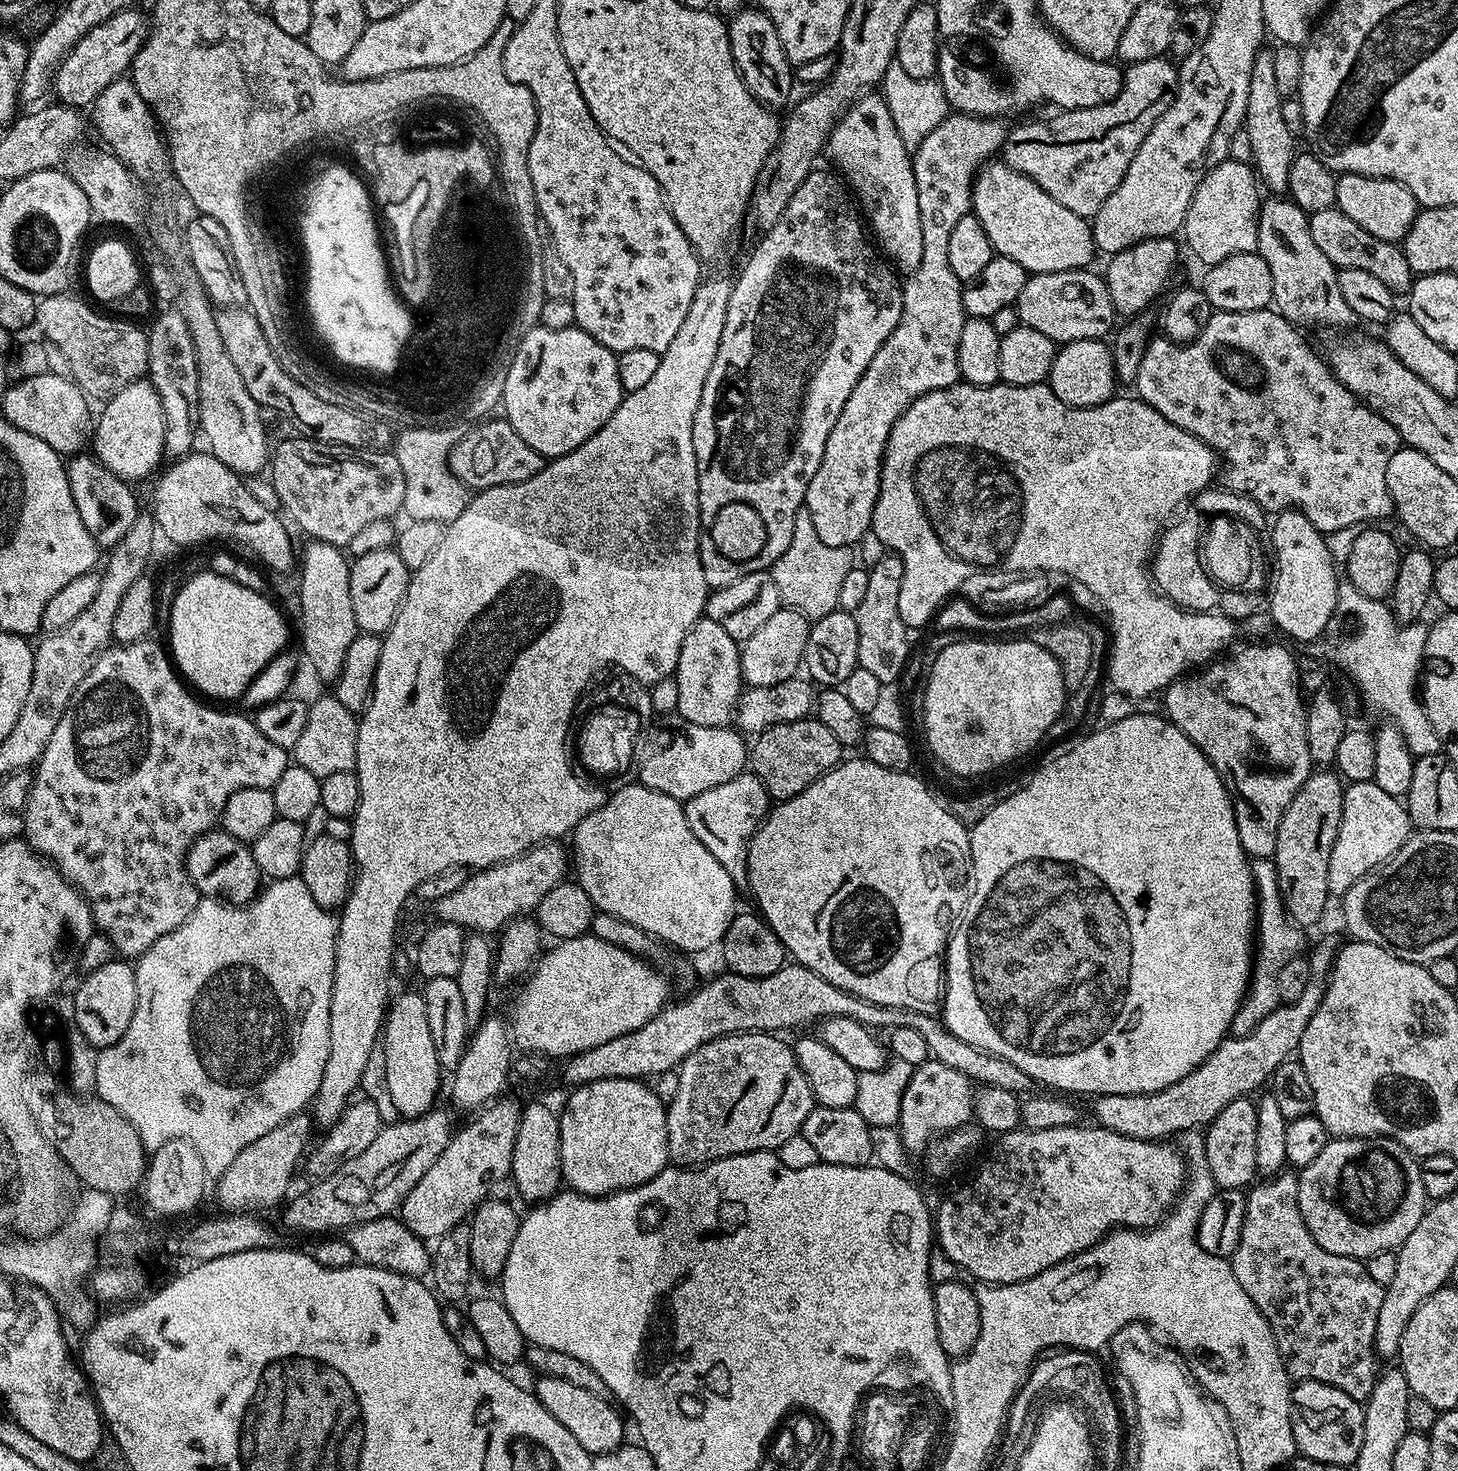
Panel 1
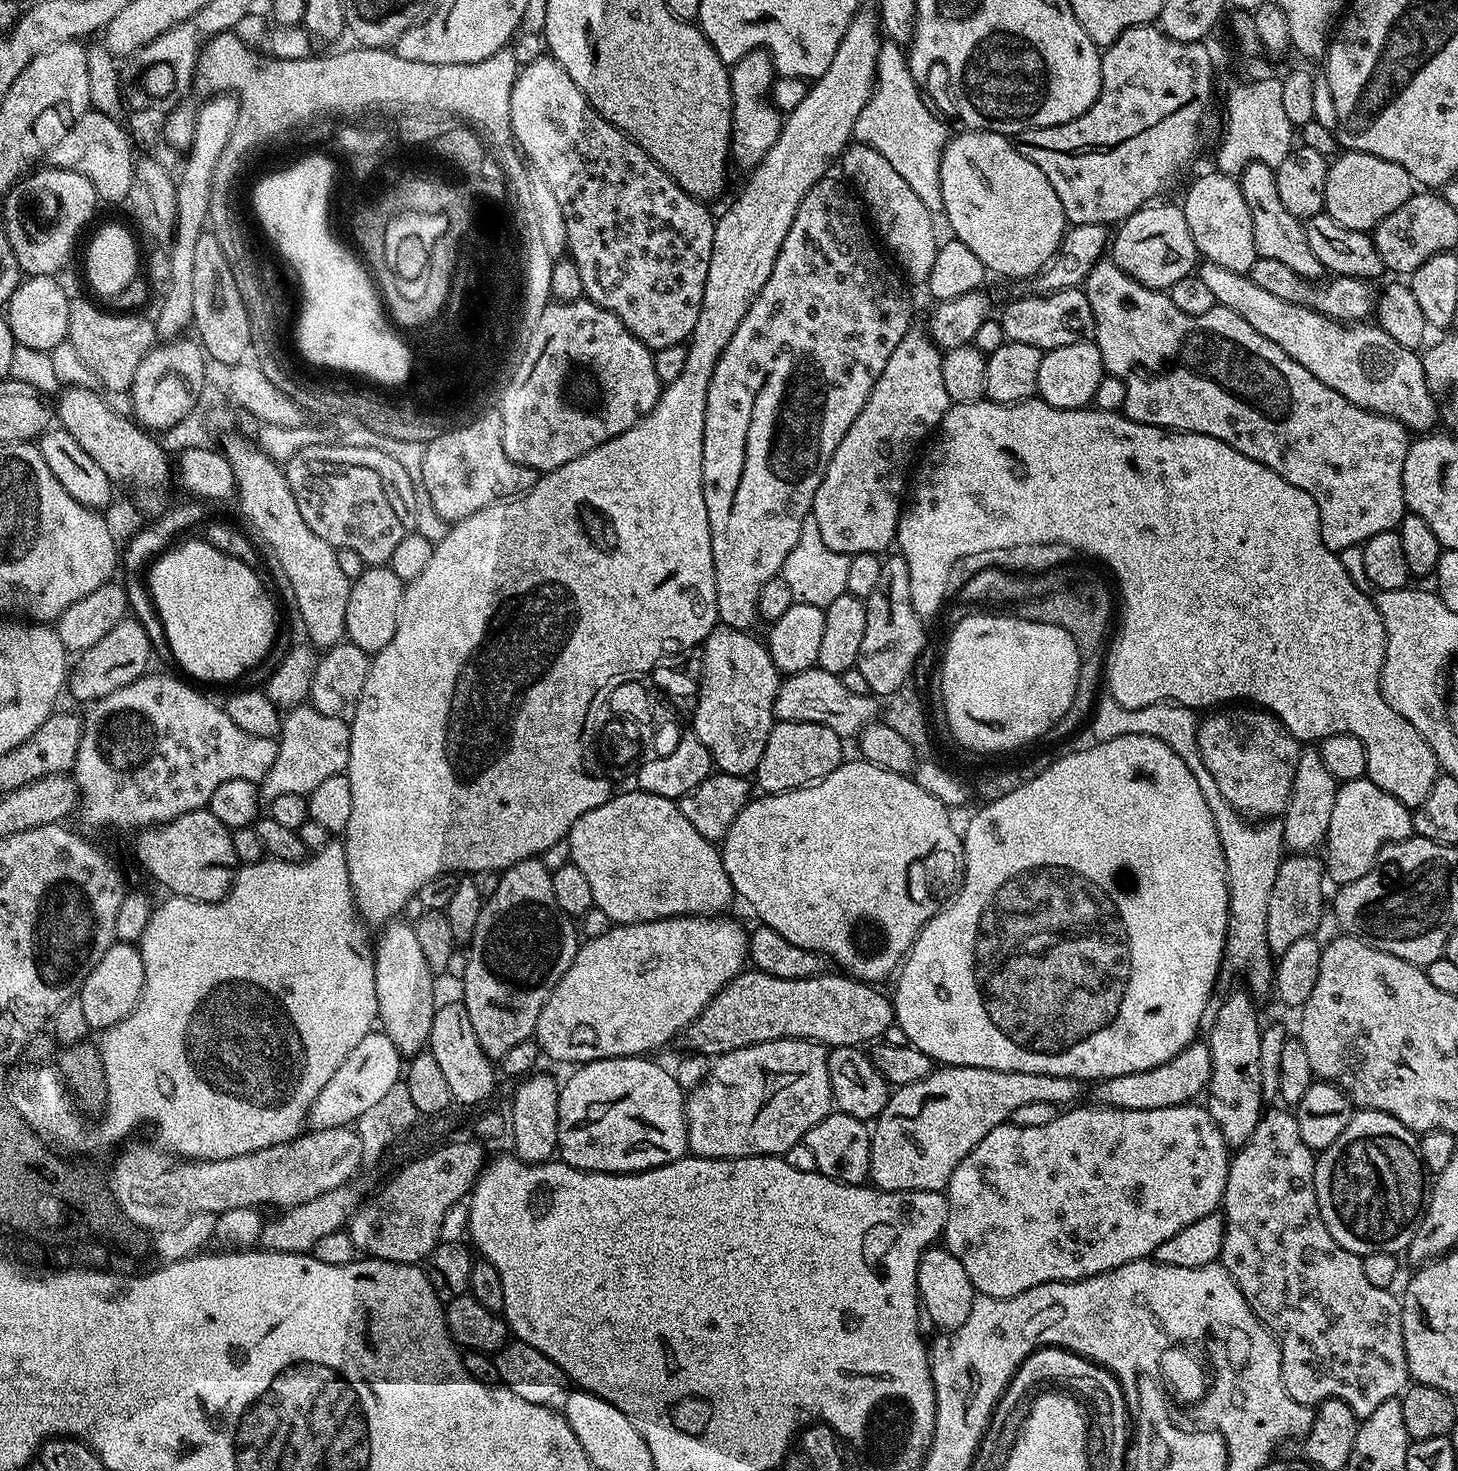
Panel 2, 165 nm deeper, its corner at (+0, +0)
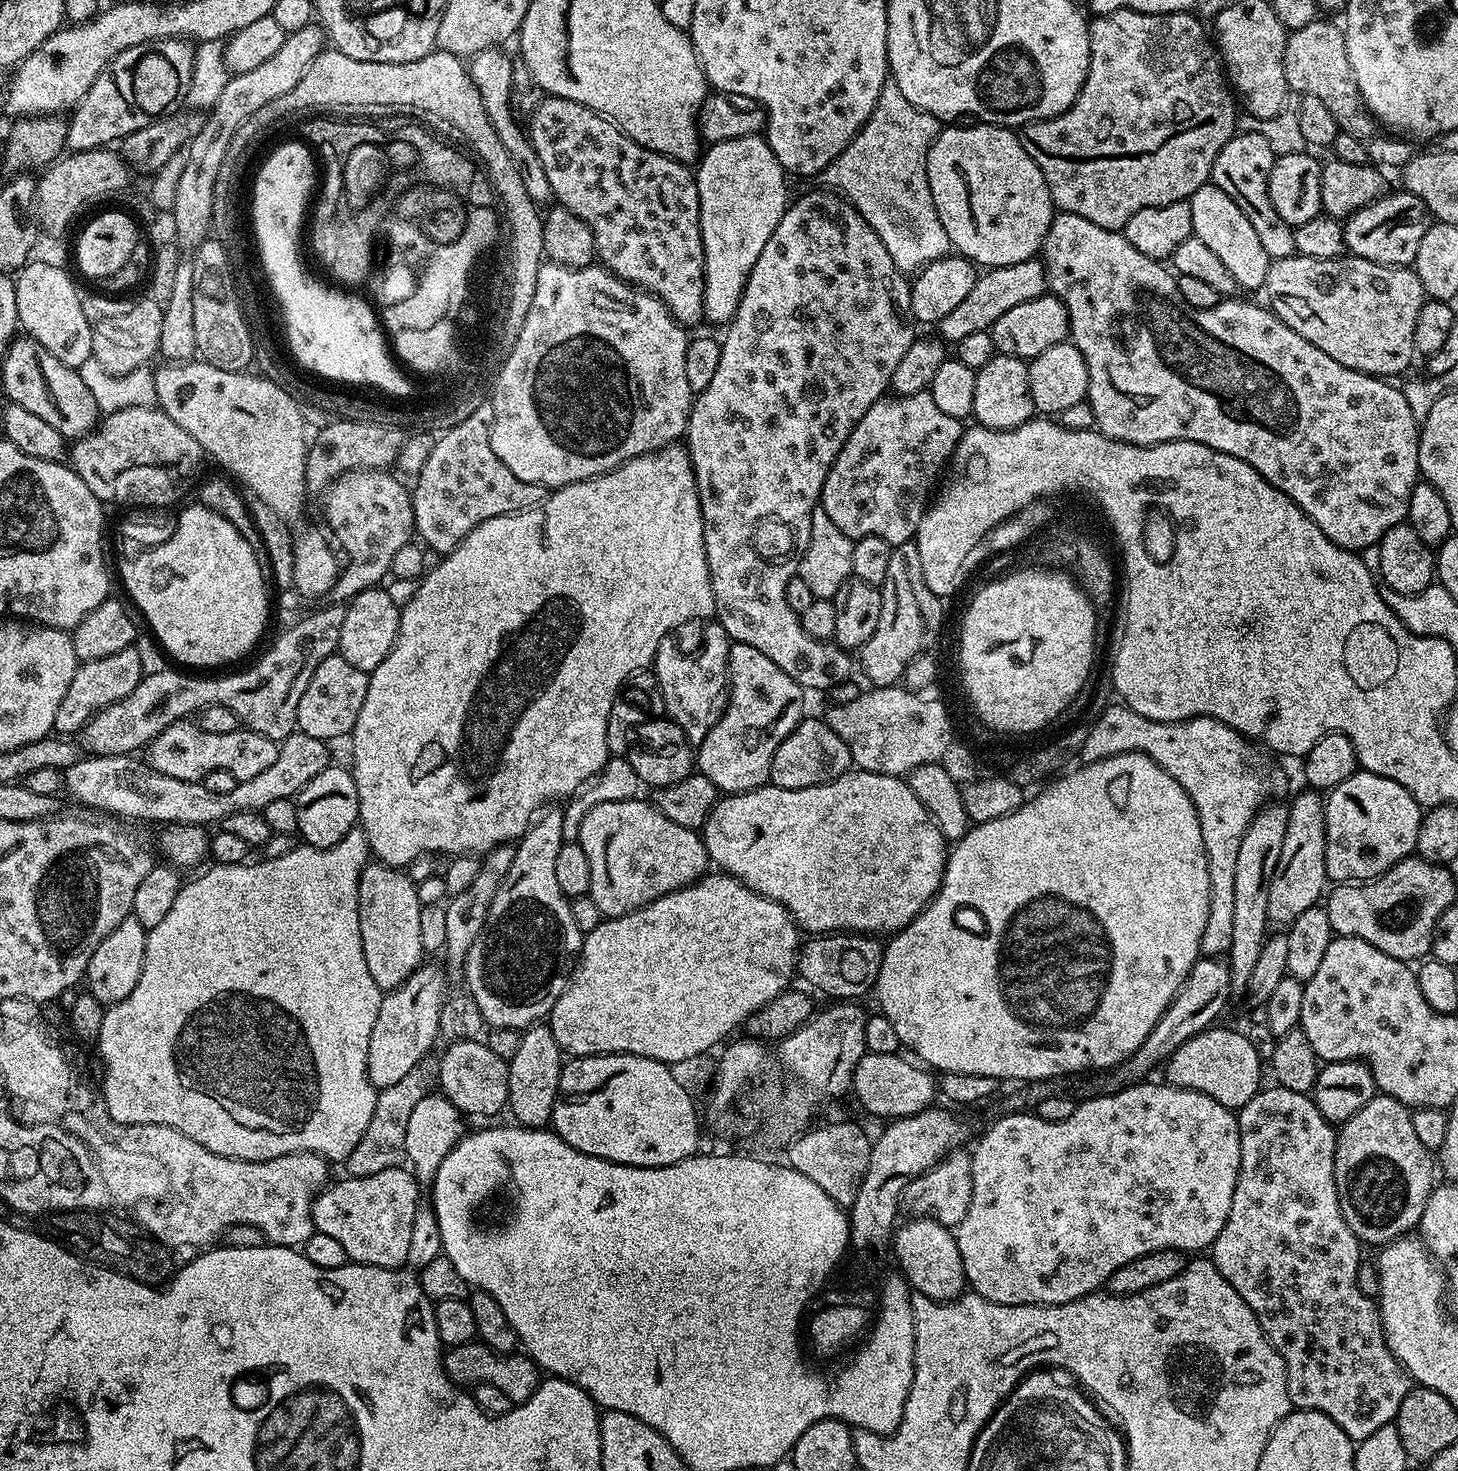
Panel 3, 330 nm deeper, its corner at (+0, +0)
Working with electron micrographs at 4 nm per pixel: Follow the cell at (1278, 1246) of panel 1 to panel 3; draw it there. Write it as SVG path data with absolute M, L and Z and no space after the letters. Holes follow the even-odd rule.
M1279 1086L1261 1087L1260 1091L1246 1102L1238 1110L1240 1122L1240 1169L1238 1170L1238 1182L1234 1186L1234 1202L1230 1202L1230 1214L1226 1218L1226 1226L1218 1234L1218 1238L1212 1243L1210 1259L1212 1265L1220 1271L1222 1278L1242 1294L1242 1302L1250 1306L1254 1318L1258 1318L1258 1326L1266 1334L1266 1338L1278 1350L1278 1354L1284 1359L1286 1374L1288 1375L1288 1397L1293 1409L1306 1412L1321 1412L1326 1414L1353 1442L1359 1442L1370 1438L1374 1430L1382 1430L1382 1426L1393 1423L1398 1414L1398 1406L1402 1406L1402 1398L1406 1398L1410 1387L1410 1377L1404 1371L1404 1365L1394 1358L1390 1346L1384 1337L1384 1323L1380 1321L1380 1309L1373 1297L1362 1294L1358 1290L1358 1266L1362 1259L1362 1241L1355 1236L1346 1226L1342 1218L1342 1210L1338 1202L1338 1186L1334 1182L1334 1154L1336 1153L1337 1129L1320 1113L1316 1101L1311 1095L1286 1090Z

